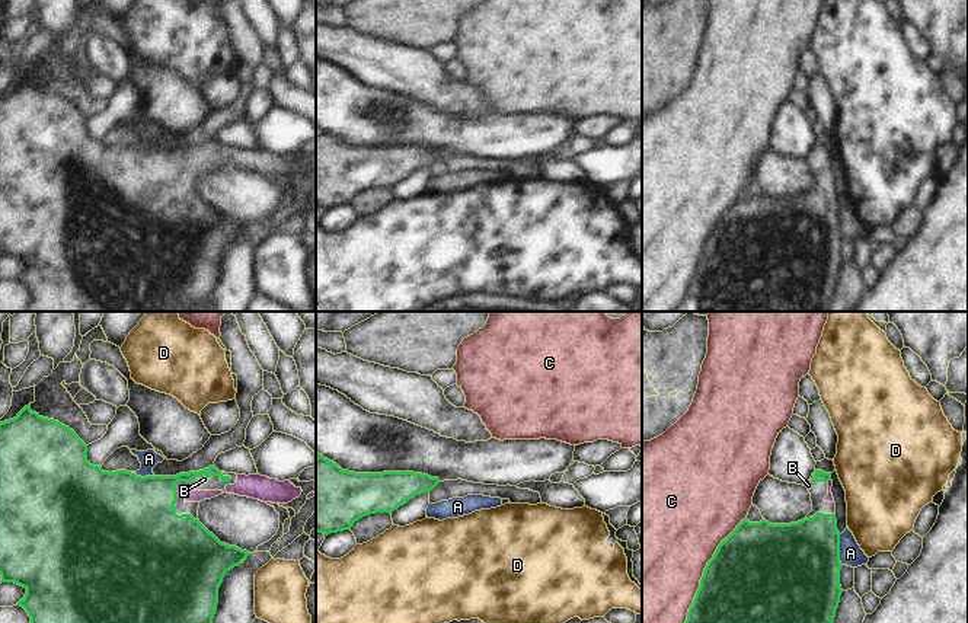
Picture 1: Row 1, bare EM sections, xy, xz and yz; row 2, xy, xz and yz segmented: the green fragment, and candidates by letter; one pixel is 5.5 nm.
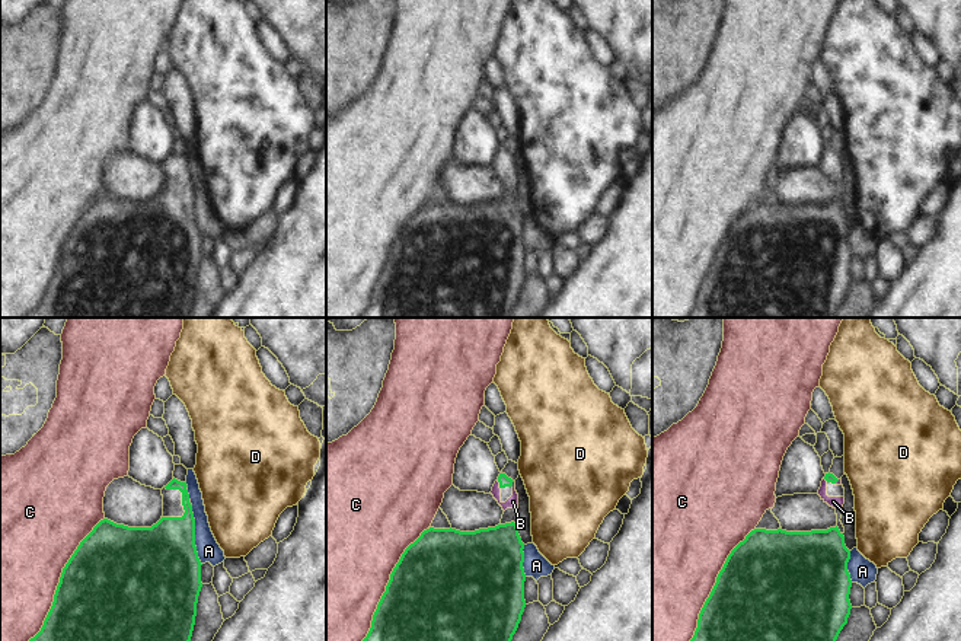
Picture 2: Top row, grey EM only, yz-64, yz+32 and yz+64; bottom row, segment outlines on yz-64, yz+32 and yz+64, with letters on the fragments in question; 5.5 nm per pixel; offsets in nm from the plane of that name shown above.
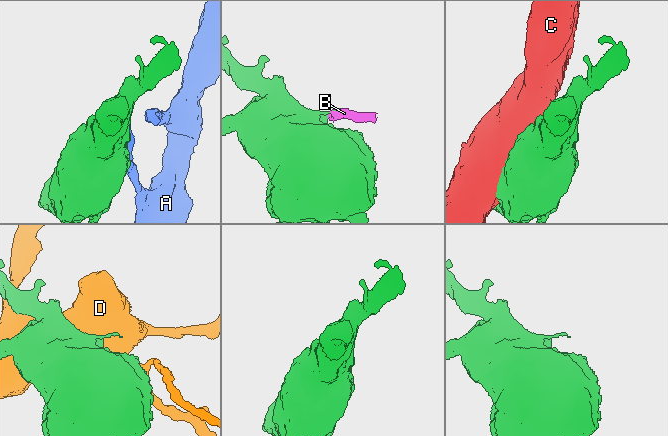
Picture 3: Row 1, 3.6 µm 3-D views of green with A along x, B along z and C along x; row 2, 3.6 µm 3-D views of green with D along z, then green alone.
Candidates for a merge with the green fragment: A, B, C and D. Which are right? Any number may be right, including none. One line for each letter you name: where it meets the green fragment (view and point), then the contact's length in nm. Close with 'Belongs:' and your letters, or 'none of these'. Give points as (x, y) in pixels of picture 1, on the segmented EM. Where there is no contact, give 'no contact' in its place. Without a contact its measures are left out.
B: contact xy (203, 475); length 100 nm
Belongs: B

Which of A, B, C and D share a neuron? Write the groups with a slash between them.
A / B / C / D

